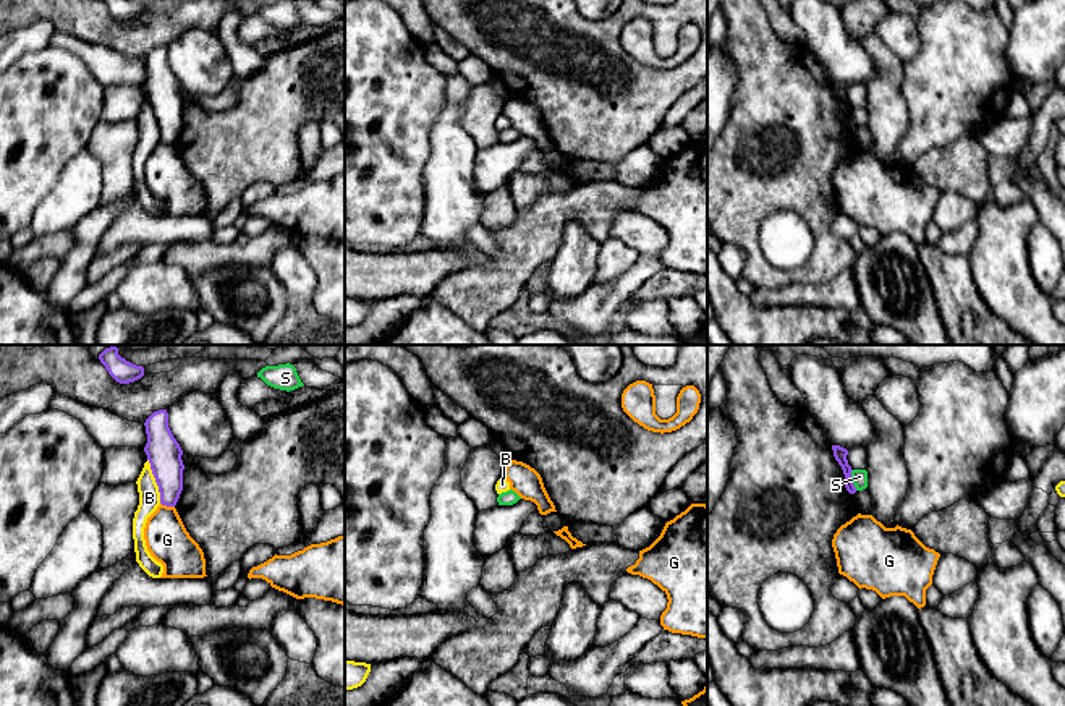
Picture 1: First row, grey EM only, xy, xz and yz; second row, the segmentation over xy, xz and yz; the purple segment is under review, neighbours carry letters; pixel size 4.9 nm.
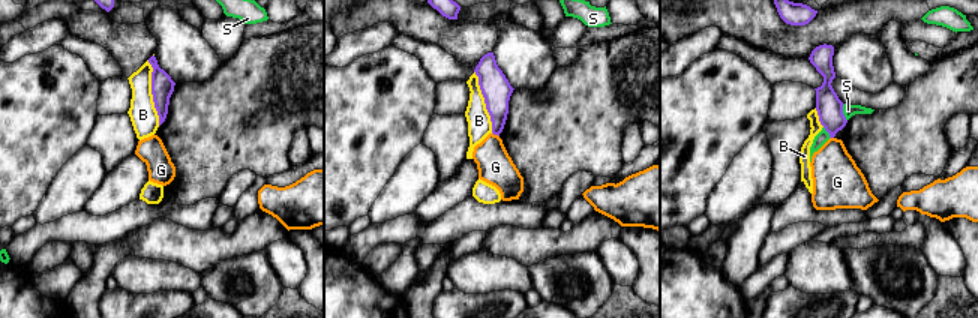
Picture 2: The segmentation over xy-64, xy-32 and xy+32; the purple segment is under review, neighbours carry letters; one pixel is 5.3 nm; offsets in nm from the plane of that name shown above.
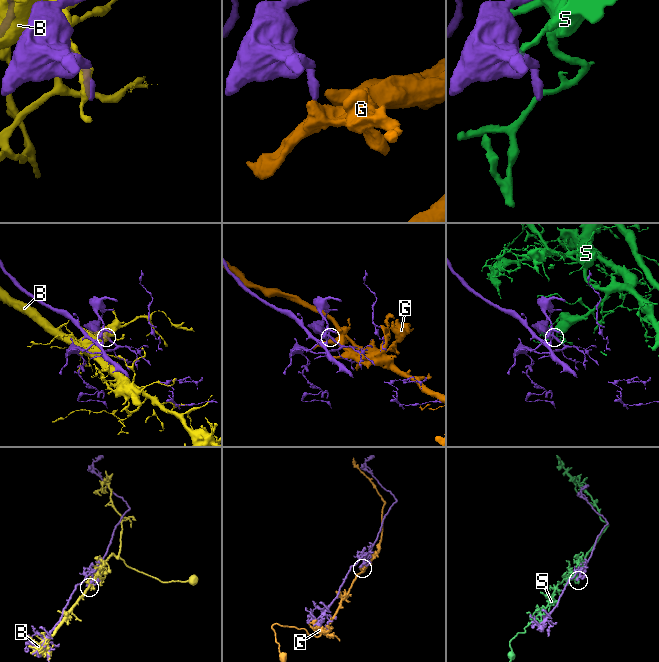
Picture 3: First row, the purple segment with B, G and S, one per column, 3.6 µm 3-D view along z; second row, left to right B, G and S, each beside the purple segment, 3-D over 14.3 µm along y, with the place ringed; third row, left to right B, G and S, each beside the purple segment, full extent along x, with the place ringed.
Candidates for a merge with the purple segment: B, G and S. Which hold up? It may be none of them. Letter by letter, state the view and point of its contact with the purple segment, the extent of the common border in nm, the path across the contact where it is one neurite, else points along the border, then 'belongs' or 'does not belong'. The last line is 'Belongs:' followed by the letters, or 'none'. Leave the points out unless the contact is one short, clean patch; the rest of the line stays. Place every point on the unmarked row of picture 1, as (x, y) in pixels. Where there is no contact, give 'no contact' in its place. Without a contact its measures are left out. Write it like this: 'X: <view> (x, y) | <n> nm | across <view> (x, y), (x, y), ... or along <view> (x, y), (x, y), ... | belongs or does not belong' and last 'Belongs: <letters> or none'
B: xy (156, 119) | 240 nm | does not belong
G: xy (167, 143) | 80 nm | along xy (161, 140), (173, 144) | does not belong
S: yz (852, 117) | 110 nm | does not belong
Belongs: none

